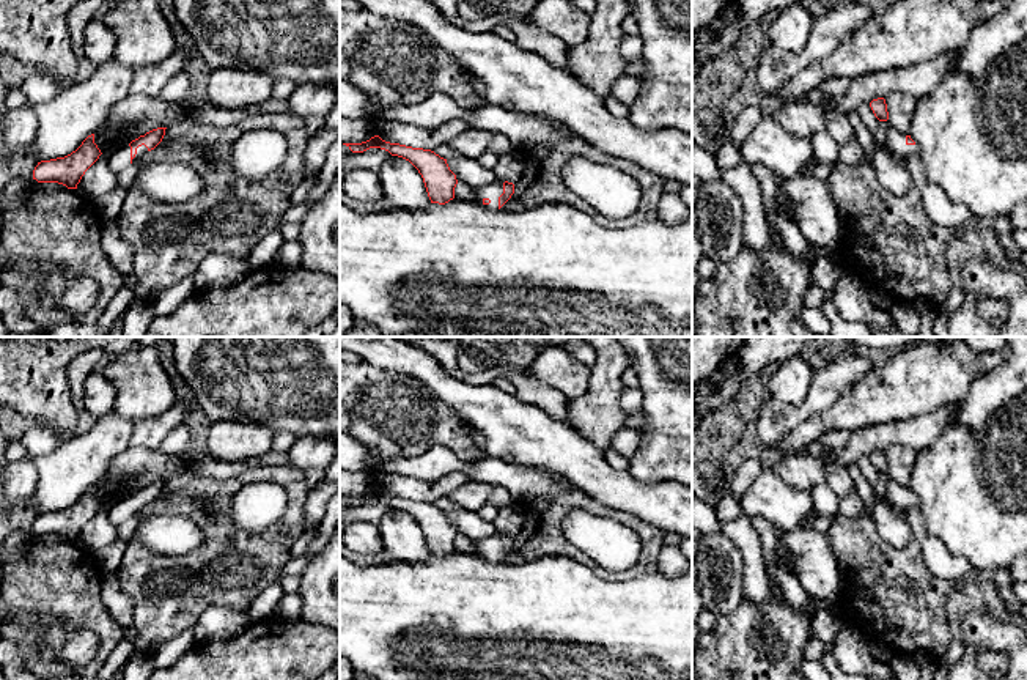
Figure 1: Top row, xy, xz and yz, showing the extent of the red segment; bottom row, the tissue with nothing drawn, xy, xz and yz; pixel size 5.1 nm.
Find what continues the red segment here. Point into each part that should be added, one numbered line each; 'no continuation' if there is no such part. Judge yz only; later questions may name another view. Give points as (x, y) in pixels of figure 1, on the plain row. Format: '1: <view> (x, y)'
1: yz (895, 493)

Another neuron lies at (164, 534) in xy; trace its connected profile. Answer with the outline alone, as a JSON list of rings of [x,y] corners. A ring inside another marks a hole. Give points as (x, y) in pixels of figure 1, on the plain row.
[[[156,515],[146,518],[127,540],[116,538],[94,554],[102,575],[112,575],[120,567],[131,541],[140,541],[162,556],[181,556],[203,543],[200,524],[184,515]]]

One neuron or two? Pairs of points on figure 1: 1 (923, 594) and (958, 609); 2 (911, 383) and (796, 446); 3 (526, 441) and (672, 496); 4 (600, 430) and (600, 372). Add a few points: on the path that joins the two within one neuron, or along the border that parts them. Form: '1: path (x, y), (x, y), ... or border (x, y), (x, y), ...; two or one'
1: border (958, 584), (947, 602), (950, 641); two
2: path (883, 395), (824, 421); one
3: path (562, 449), (603, 484), (636, 496); one
4: path (600, 416), (600, 386); one

